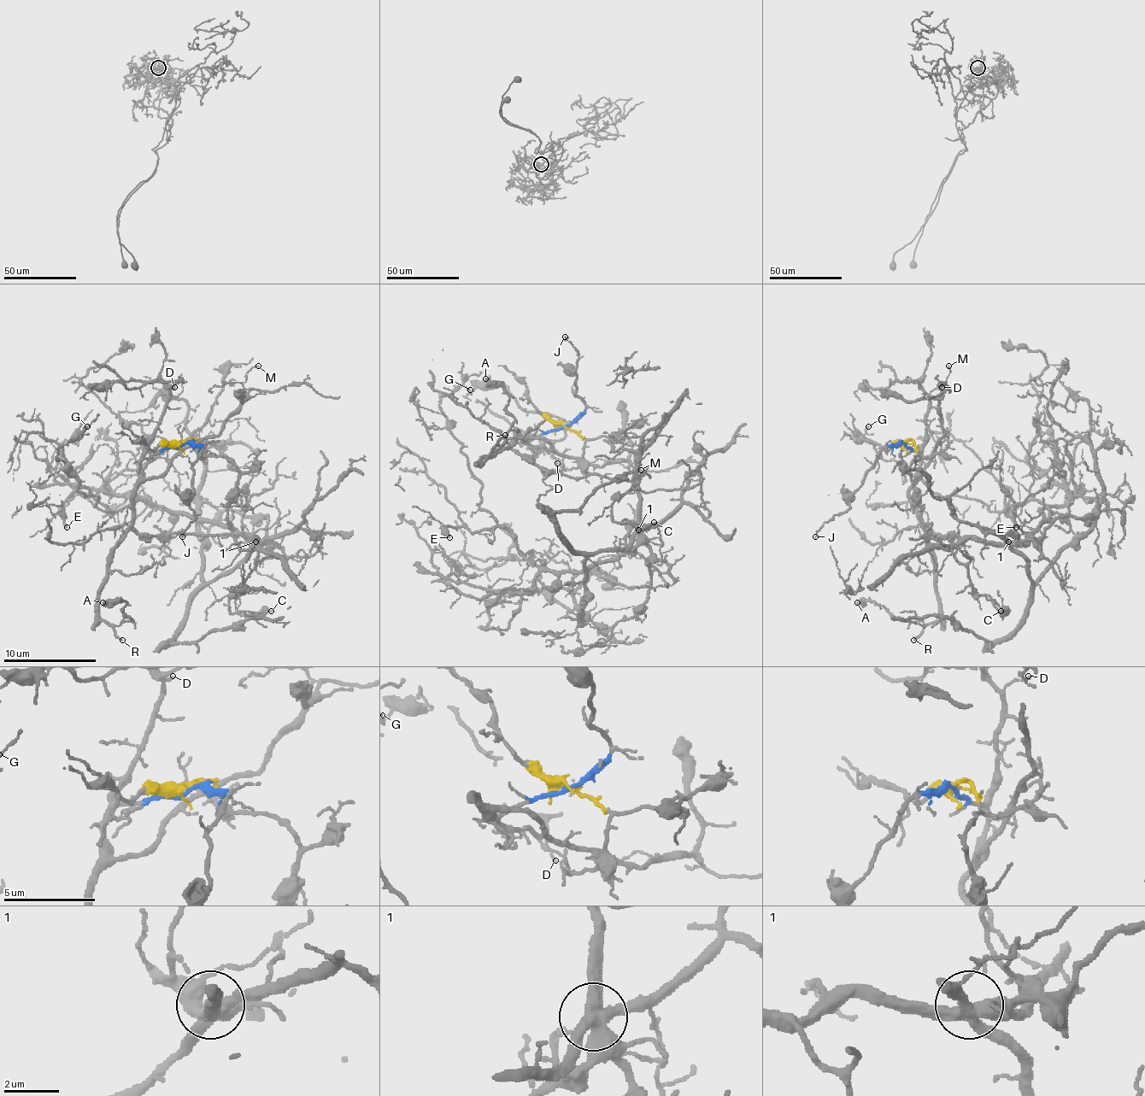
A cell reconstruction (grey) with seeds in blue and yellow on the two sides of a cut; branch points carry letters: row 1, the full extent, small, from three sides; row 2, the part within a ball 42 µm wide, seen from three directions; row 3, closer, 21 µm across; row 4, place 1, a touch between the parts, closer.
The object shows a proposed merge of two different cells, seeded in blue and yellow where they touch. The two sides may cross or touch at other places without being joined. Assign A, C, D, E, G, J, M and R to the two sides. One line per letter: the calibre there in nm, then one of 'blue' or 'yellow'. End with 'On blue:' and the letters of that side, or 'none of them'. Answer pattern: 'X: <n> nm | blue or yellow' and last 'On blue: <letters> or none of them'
A: 420 nm | blue
C: 320 nm | yellow
D: 100 nm | blue
E: 170 nm | yellow
G: 80 nm | yellow
J: 150 nm | blue
M: 110 nm | blue
R: 160 nm | blue
On blue: A, D, J, M, R

